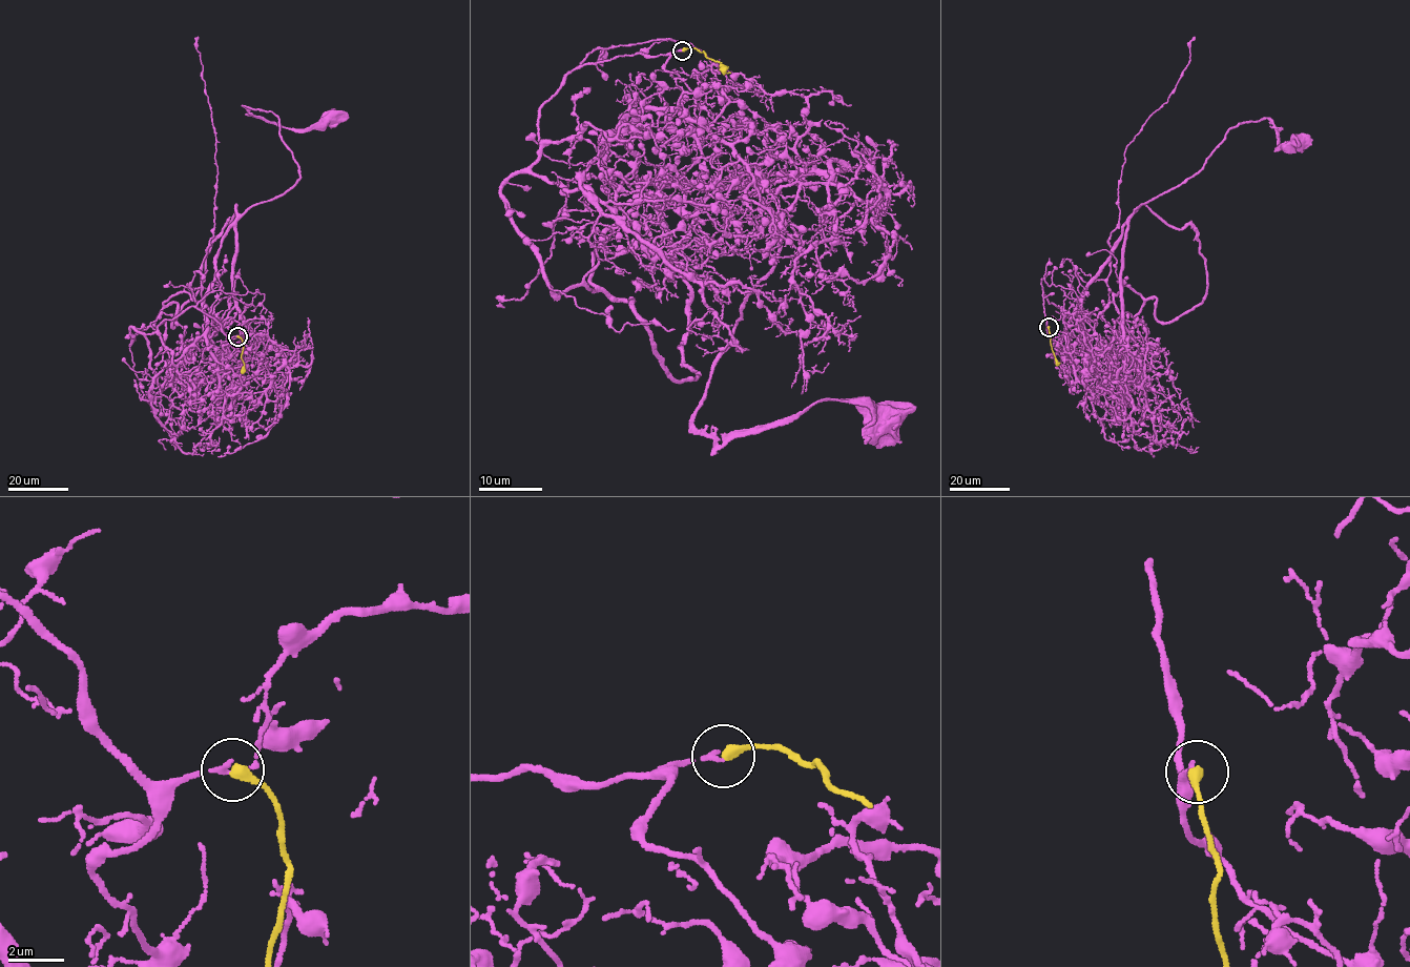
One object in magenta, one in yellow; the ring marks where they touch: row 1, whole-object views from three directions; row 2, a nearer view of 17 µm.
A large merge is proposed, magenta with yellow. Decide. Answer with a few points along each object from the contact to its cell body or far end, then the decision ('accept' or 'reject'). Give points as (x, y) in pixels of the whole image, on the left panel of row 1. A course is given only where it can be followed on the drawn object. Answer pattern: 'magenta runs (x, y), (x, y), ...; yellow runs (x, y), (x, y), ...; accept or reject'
magenta runs (236, 336), (221, 378), (202, 305), (222, 238), (299, 177), (277, 117), (245, 105), (286, 127), (327, 119); yellow runs (236, 336), (243, 347), (244, 369), (241, 373); accept

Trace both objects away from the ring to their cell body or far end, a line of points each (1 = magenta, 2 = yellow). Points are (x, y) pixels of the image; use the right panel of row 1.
1: (1049, 327), (1076, 370), (1070, 314), (1135, 209), (1190, 178), (1240, 124), (1267, 118), (1274, 148), (1297, 142)
2: (1049, 327), (1058, 365)

